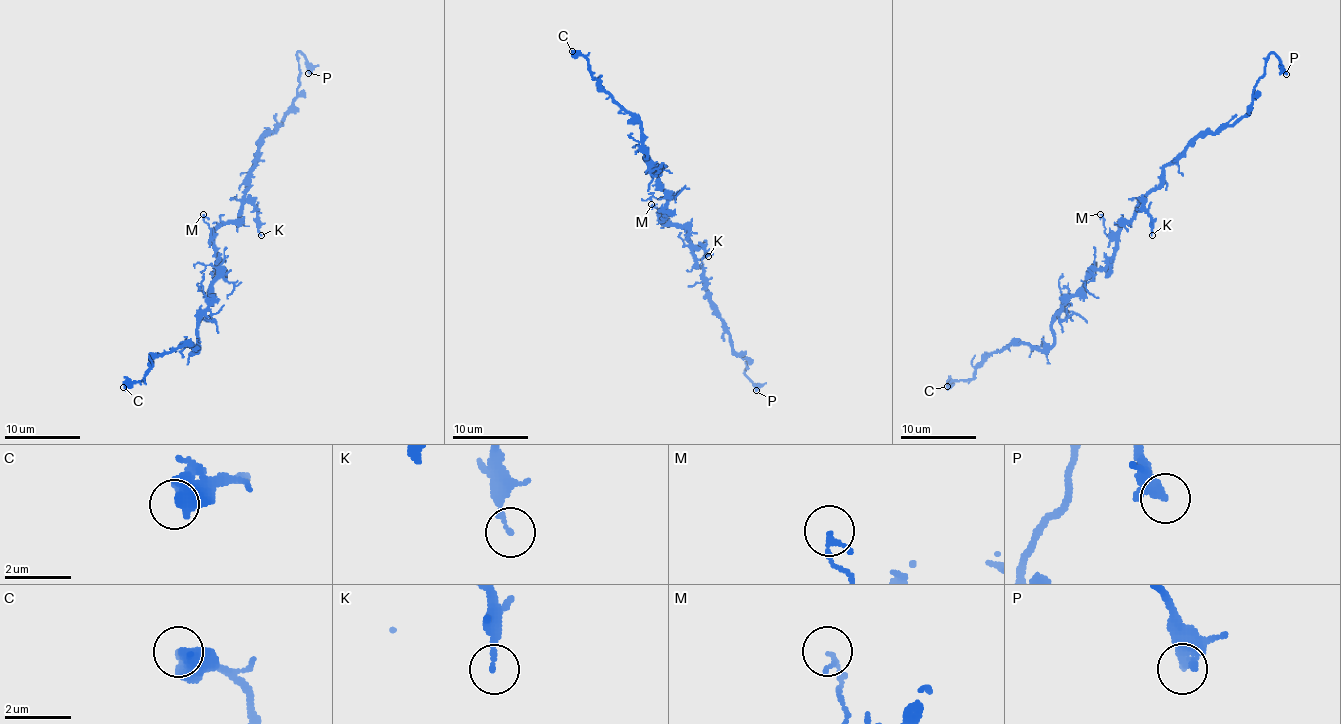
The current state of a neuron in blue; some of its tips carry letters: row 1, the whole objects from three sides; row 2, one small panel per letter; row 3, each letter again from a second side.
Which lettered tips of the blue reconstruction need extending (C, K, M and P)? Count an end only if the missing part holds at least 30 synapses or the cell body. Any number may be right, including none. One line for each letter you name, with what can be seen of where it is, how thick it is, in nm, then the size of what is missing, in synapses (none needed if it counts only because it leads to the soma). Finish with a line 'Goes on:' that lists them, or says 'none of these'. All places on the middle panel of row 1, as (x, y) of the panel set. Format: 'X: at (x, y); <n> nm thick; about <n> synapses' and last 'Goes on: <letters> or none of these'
C: at (572, 51); 600 nm thick
Goes on: C

